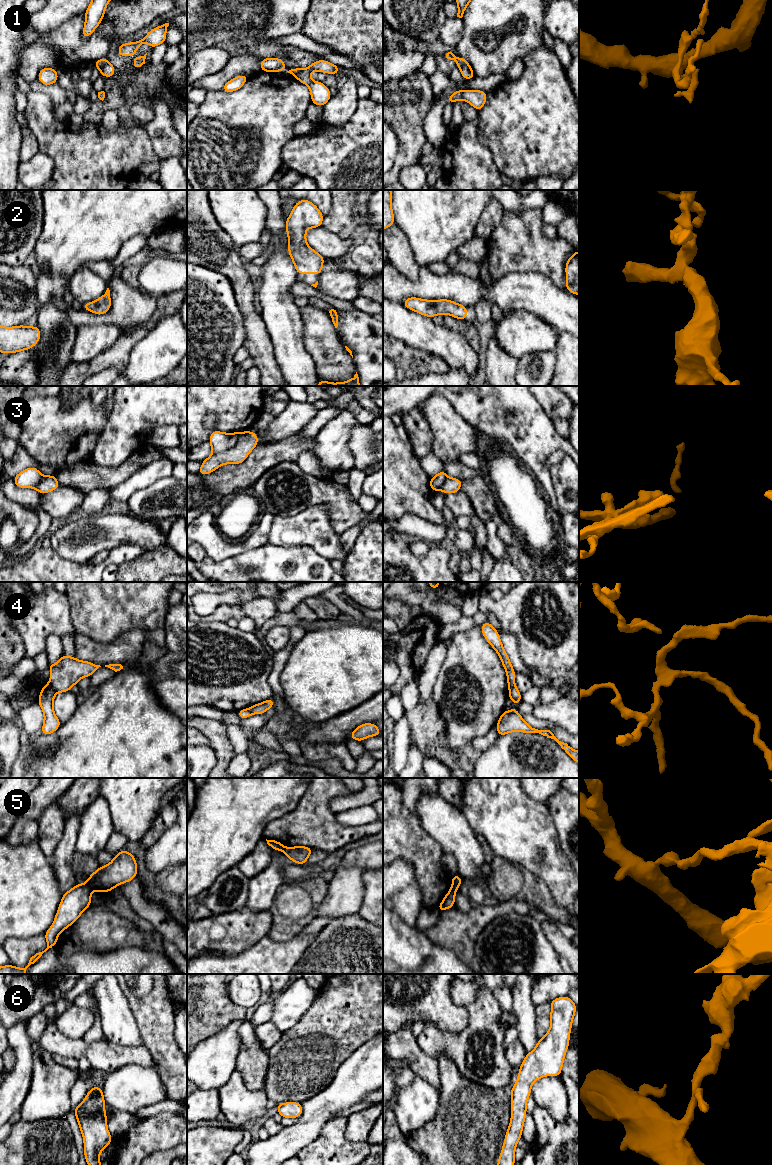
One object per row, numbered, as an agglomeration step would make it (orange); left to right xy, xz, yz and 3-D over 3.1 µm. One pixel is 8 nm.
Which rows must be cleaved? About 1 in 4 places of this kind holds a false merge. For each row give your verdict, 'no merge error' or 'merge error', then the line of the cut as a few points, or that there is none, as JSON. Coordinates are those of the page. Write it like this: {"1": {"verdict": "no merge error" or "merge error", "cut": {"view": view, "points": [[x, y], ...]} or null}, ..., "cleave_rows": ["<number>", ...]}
{"1": {"verdict": "merge error", "cut": {"view": "xy", "points": [[108, 62], [99, 68]]}}, "2": {"verdict": "no merge error", "cut": null}, "3": {"verdict": "merge error", "cut": {"view": "xz", "points": [[240, 433], [237, 442], [233, 446], [212, 455]]}}, "4": {"verdict": "merge error", "cut": {"view": "xy", "points": [[49, 682], [56, 692]]}}, "5": {"verdict": "merge error", "cut": {"view": "xy", "points": [[87, 882], [93, 889]]}}, "6": {"verdict": "no merge error", "cut": null}, "cleave_rows": ["1", "3", "4", "5"]}

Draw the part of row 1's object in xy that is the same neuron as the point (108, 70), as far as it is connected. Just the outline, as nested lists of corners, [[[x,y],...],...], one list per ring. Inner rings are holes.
[[[108,63],[100,68],[100,73],[103,77],[111,78],[115,75],[115,70],[115,67],[112,64]]]

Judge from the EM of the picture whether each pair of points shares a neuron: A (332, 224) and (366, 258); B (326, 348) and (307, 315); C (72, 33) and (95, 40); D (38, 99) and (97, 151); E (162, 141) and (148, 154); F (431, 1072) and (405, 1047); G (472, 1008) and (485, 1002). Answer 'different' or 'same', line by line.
A: same
B: same
C: same
D: same
E: different
F: same
G: same

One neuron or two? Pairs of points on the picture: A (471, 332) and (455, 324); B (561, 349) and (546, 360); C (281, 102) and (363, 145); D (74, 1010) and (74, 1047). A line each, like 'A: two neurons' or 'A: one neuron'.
A: one neuron
B: two neurons
C: two neurons
D: two neurons

